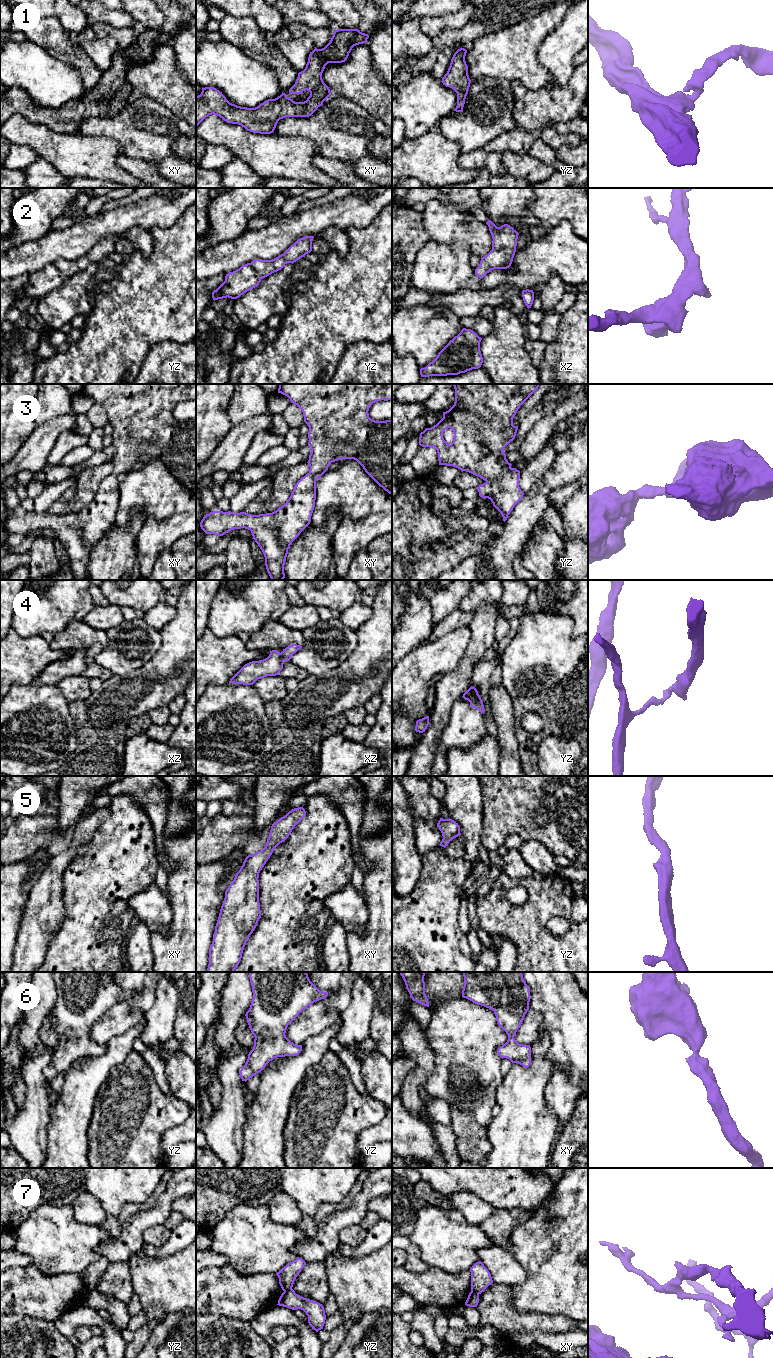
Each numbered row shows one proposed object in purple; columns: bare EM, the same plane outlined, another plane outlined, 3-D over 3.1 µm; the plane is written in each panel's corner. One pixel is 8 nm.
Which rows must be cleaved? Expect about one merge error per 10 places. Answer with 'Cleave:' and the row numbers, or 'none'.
Cleave: 4, 7

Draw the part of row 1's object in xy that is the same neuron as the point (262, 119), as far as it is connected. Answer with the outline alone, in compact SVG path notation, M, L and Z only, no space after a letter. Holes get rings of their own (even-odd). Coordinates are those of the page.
M337 29L334 31L330 42L322 49L315 48L310 52L308 62L303 71L298 73L295 84L289 89L290 94L301 94L304 90L310 92L310 96L304 102L295 102L282 92L275 99L268 99L255 108L237 106L230 103L226 97L214 87L202 88L200 95L196 96L196 127L209 115L217 115L227 123L238 124L247 131L260 134L271 134L274 132L280 119L286 117L309 117L323 102L331 95L329 87L322 79L322 73L328 63L345 62L356 45L367 42L368 34L358 29Z

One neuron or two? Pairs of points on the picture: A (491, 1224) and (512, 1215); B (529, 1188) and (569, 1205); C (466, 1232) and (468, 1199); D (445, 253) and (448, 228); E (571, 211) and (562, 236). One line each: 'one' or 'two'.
A: one
B: two
C: two
D: two
E: two

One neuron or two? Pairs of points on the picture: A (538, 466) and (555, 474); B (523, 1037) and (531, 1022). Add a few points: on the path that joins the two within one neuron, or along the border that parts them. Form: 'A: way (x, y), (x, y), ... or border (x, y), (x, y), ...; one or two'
A: border (557, 454), (548, 470), (532, 487); two
B: way (527, 1033), (531, 1026); one

